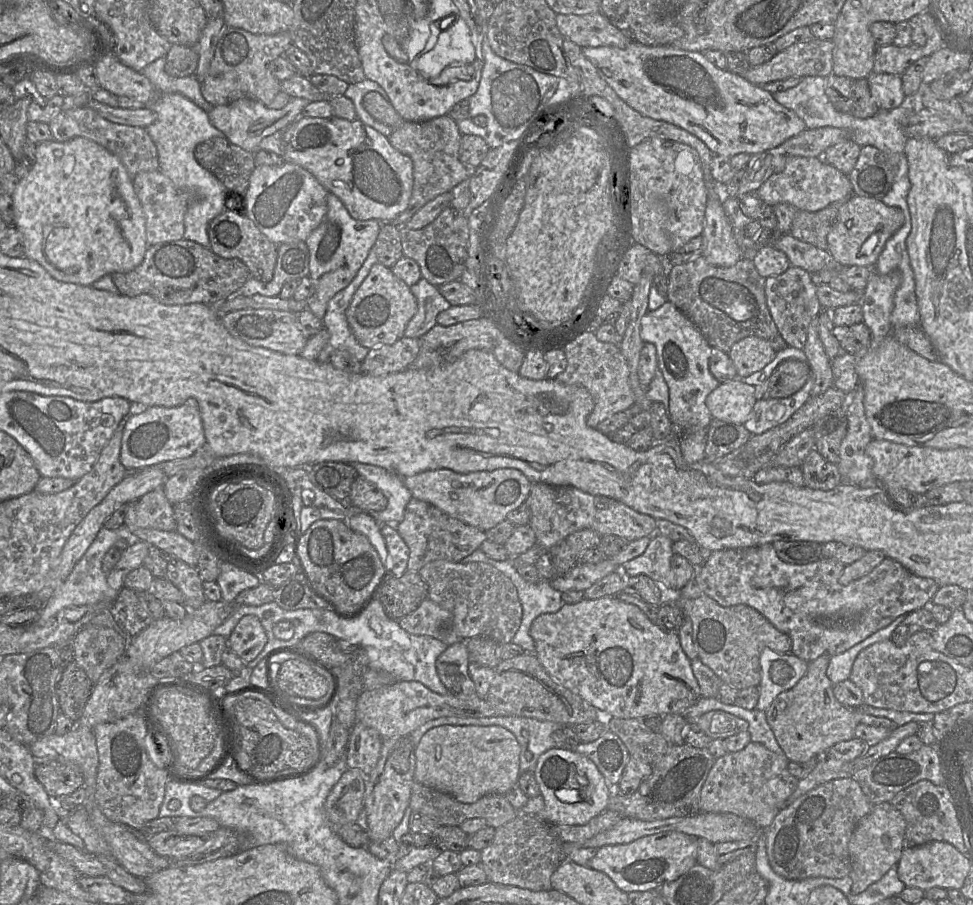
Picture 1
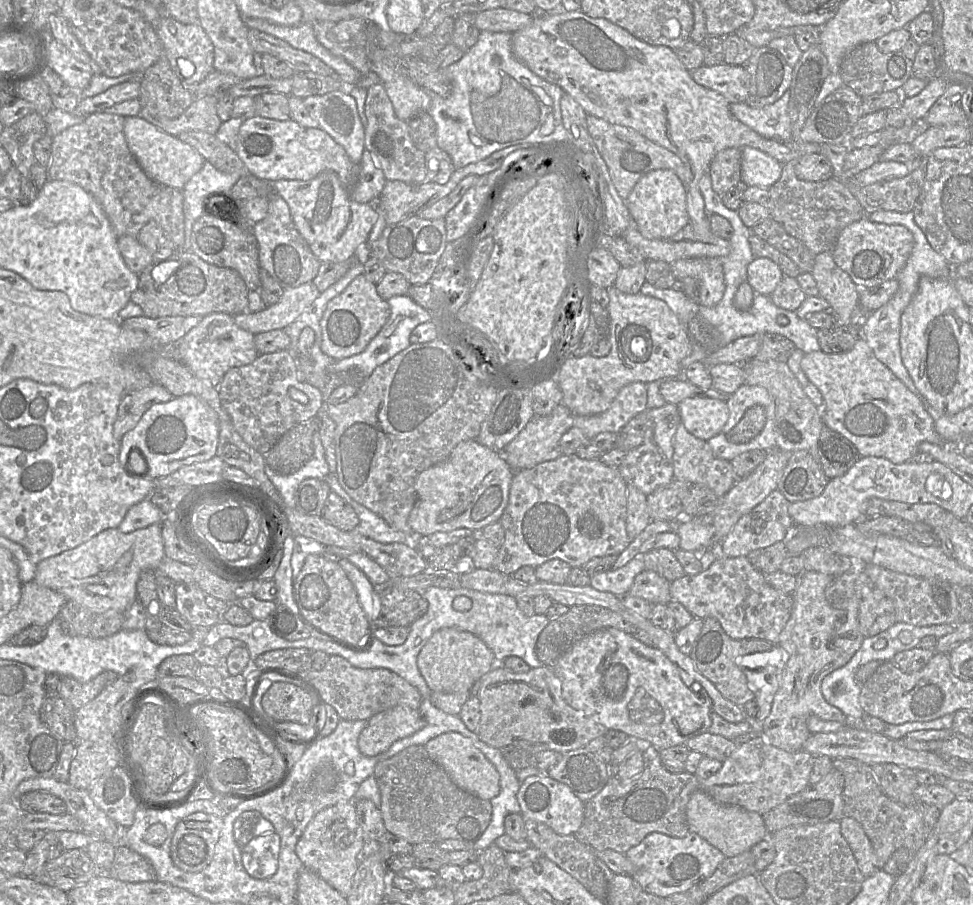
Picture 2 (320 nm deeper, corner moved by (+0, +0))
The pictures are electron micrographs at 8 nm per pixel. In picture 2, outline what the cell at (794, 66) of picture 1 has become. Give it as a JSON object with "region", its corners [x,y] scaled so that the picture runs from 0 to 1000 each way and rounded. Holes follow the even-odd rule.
{"region":[[[721,72],[709,81],[716,93],[740,103],[750,115],[767,112],[771,83],[764,72]]]}

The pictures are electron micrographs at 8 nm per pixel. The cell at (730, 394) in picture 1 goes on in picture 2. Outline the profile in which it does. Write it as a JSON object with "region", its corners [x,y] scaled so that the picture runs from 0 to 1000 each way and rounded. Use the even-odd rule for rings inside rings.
{"region":[[[711,439],[703,441],[696,449],[700,467],[706,476],[724,487],[740,478],[749,462],[746,442]]]}

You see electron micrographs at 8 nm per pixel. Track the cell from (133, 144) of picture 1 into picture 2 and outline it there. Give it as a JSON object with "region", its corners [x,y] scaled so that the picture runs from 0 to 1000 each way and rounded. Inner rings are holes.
{"region":[[[98,124],[90,127],[84,136],[55,150],[52,179],[47,186],[49,197],[79,203],[95,214],[106,230],[121,263],[127,260],[141,262],[144,253],[151,245],[158,243],[164,249],[171,263],[177,267],[180,278],[196,277],[188,276],[190,249],[187,210],[160,202],[152,197],[132,162],[126,145],[127,134],[128,129],[121,126]]]}

